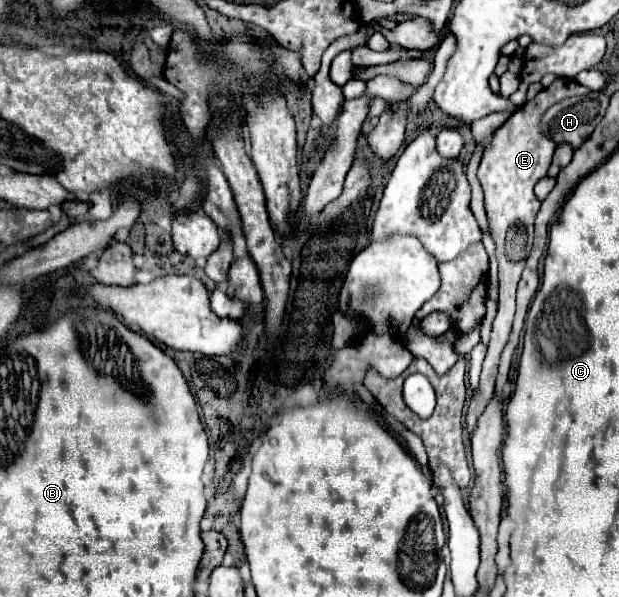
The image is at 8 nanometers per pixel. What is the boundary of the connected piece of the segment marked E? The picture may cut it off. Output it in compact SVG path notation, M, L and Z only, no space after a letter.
M557 77L547 89L539 91L537 97L529 103L525 103L521 109L517 109L495 133L491 143L485 147L481 165L479 165L479 181L485 193L485 213L489 219L489 229L491 237L495 241L495 257L499 263L499 311L493 321L493 331L491 331L491 341L487 349L487 357L483 361L483 371L479 379L479 387L471 397L469 409L467 409L467 431L469 437L473 435L477 427L477 419L483 413L485 405L493 397L493 387L495 387L495 377L497 377L497 365L499 365L499 355L509 339L513 315L515 315L515 291L517 283L521 279L521 271L525 267L525 259L529 257L531 245L533 245L533 221L539 211L541 201L535 197L533 187L539 179L547 175L547 169L551 165L551 157L555 151L555 143L549 141L549 137L541 135L539 121L541 115L557 101L573 95L587 95L589 89L579 85L575 79L563 79Z

